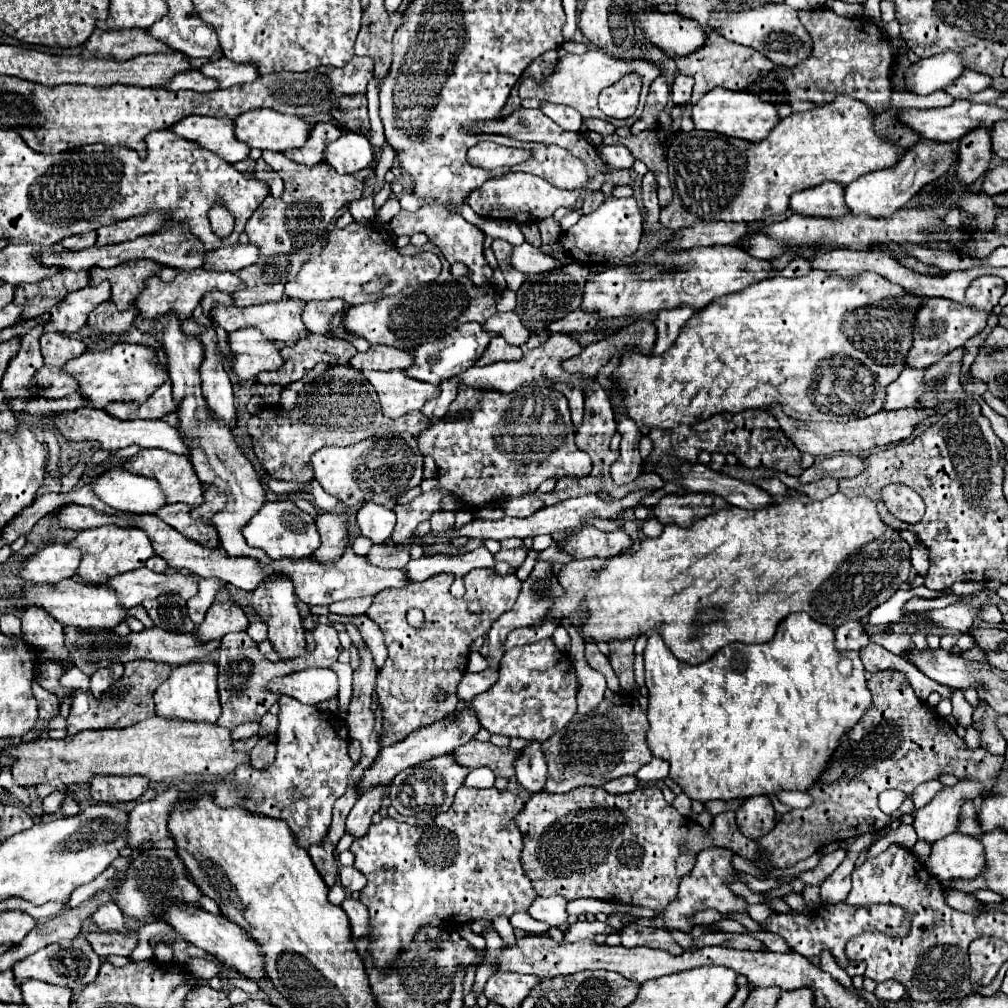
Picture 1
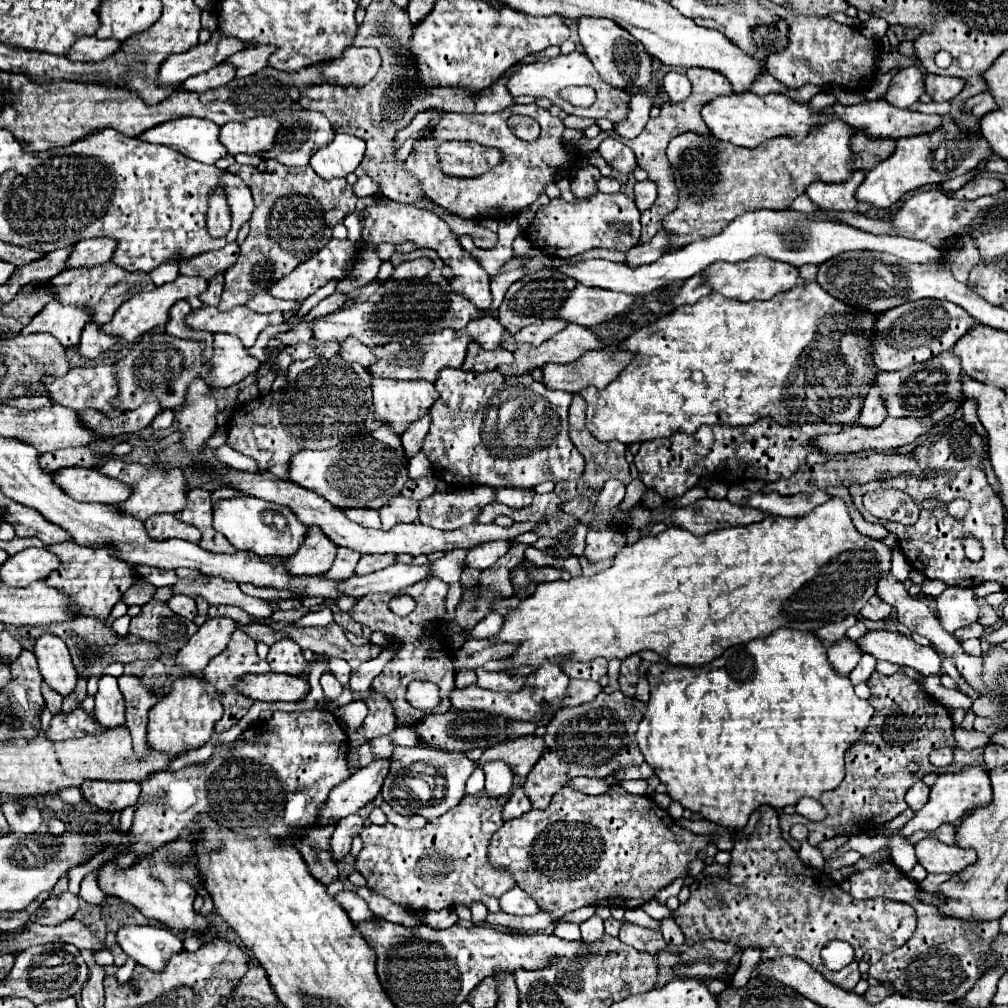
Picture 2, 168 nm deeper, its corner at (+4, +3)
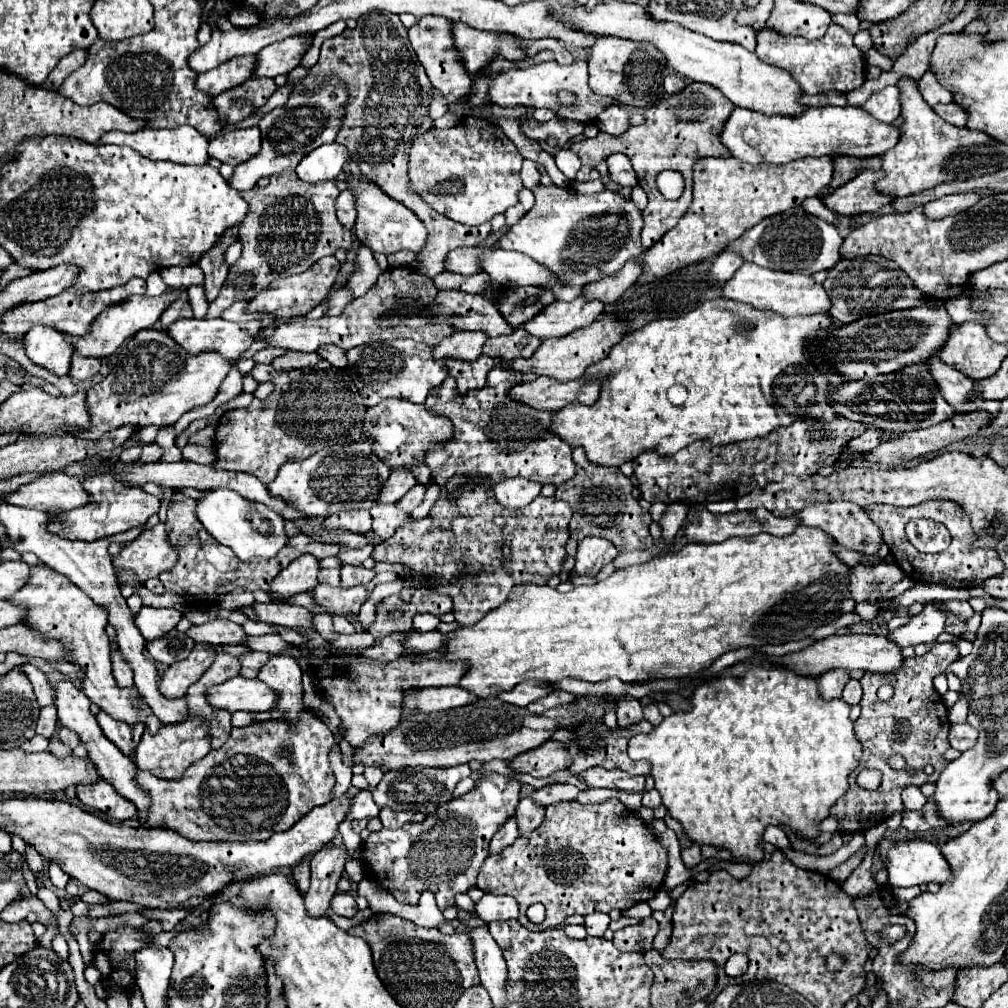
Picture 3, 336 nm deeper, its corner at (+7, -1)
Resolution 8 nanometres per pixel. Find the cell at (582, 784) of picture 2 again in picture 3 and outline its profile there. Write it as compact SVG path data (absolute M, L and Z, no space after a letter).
M548 785L548 787L542 787L538 789L532 799L542 805L542 807L548 807L556 801L572 801L576 799L578 795L578 789L574 785Z

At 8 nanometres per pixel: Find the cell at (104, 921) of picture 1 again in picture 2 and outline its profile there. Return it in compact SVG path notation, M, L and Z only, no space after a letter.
M127 925L117 929L117 943L129 957L151 971L163 971L171 955L183 949L183 943L175 933L149 925Z

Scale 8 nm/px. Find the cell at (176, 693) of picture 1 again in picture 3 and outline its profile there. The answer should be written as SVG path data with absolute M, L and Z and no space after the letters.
M190 717L188 721L180 725L164 725L158 735L144 733L138 747L136 747L136 767L142 771L152 771L152 775L160 779L182 779L186 769L206 757L210 751L210 735L208 729L204 729L204 723L196 717Z

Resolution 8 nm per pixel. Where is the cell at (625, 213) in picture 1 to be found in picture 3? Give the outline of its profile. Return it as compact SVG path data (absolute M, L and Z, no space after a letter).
M536 185L532 189L536 197L534 209L520 219L510 231L496 243L498 249L508 249L508 251L518 251L524 255L530 255L536 263L542 263L548 271L554 271L558 277L566 279L566 289L552 289L552 283L546 285L550 291L554 291L554 297L558 301L572 301L582 293L582 287L588 283L594 283L606 275L612 275L626 263L626 259L632 259L634 255L640 255L642 243L640 243L640 231L642 231L642 213L638 207L634 207L632 201L624 199L620 193L614 191L600 191L594 195L580 195L574 191L574 187L544 187Z

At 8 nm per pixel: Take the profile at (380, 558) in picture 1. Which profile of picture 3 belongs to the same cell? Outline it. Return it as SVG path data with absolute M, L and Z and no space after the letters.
M344 565L342 567L340 587L342 589L348 589L348 587L356 587L356 585L366 585L368 581L372 581L372 577L374 577L374 571L372 569L366 569L362 565L358 565L358 567Z

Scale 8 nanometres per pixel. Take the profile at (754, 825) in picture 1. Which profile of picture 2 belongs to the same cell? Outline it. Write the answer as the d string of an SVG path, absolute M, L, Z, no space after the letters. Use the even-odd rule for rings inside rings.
M761 805L757 809L761 813L755 831L745 837L741 831L733 831L733 851L731 851L731 863L729 863L729 873L725 881L719 881L719 875L709 877L699 883L699 889L691 893L687 903L681 903L679 909L673 913L675 923L683 929L685 933L685 943L693 945L697 941L705 939L719 939L719 941L731 941L739 945L739 953L731 961L739 961L739 955L747 947L761 947L763 949L763 959L773 959L777 955L793 955L797 959L805 959L809 965L813 965L825 979L837 983L843 989L853 989L857 981L861 979L861 973L857 969L857 963L863 959L863 953L869 949L877 951L895 951L903 943L907 943L915 931L917 925L917 915L909 903L897 903L893 899L867 899L867 901L857 901L849 893L845 893L837 883L833 883L825 871L817 871L811 867L805 867L797 853L793 849L787 849L787 843L781 837L779 829L779 815L775 813L773 807ZM833 941L849 941L849 945L855 949L855 959L843 967L841 971L829 971L823 967L821 961L821 949Z

